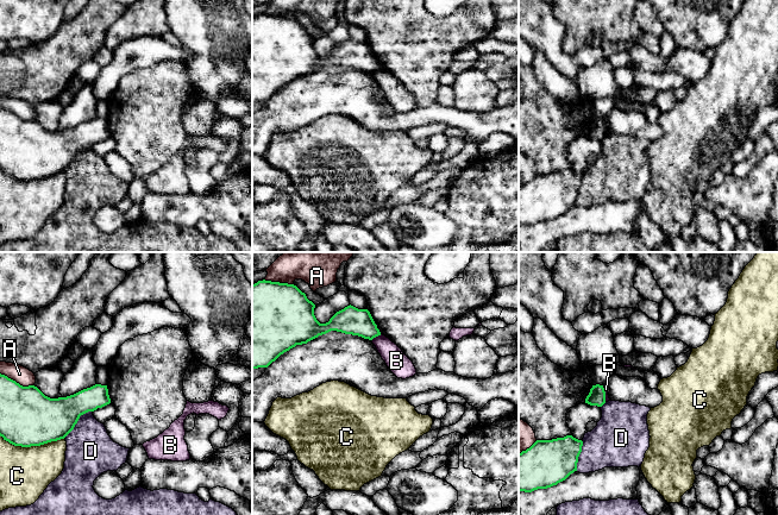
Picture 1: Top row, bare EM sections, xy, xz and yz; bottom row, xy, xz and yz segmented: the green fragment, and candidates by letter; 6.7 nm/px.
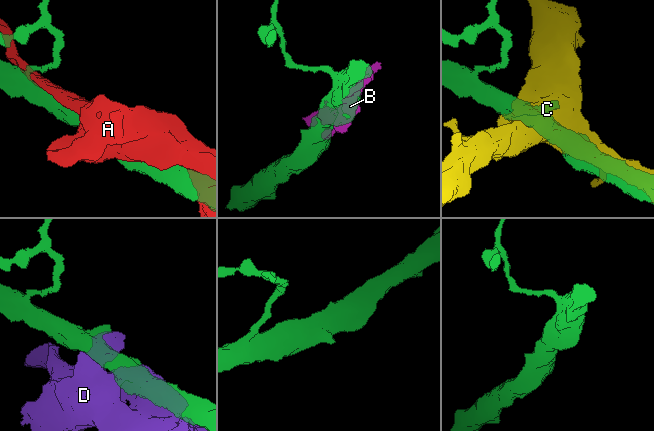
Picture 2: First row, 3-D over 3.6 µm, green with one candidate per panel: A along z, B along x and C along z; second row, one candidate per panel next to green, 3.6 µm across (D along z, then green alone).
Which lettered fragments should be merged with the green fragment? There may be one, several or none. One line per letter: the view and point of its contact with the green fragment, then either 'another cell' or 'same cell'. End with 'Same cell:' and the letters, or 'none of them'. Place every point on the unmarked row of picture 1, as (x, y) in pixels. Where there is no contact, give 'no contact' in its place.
A: xy (16, 115) | another cell
B: xz (376, 69) | another cell
C: xy (32, 179) | another cell
D: xy (77, 154) | another cell
Same cell: none of them

